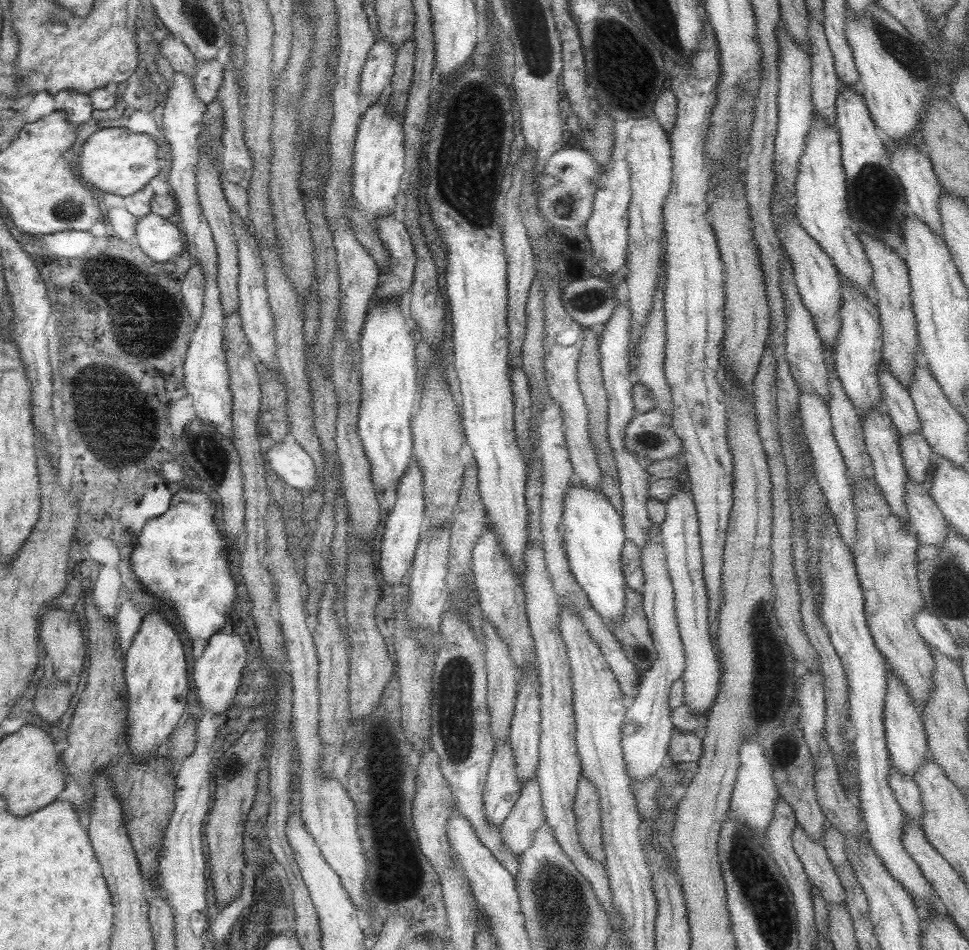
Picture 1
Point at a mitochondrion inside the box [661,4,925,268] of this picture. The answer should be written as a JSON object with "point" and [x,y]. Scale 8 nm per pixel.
{"point":[873,191]}

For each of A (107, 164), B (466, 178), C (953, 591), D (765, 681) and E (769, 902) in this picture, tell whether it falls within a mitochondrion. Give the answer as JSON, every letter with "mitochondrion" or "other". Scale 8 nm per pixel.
{"A":"other","B":"mitochondrion","C":"mitochondrion","D":"mitochondrion","E":"mitochondrion"}

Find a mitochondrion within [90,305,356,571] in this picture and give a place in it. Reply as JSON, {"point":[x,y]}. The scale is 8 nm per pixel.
{"point":[208,451]}

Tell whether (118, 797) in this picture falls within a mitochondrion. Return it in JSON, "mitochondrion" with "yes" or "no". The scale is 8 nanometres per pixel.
{"mitochondrion":"no"}

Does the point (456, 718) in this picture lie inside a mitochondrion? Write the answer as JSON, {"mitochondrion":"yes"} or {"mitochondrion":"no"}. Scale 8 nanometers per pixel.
{"mitochondrion":"yes"}

